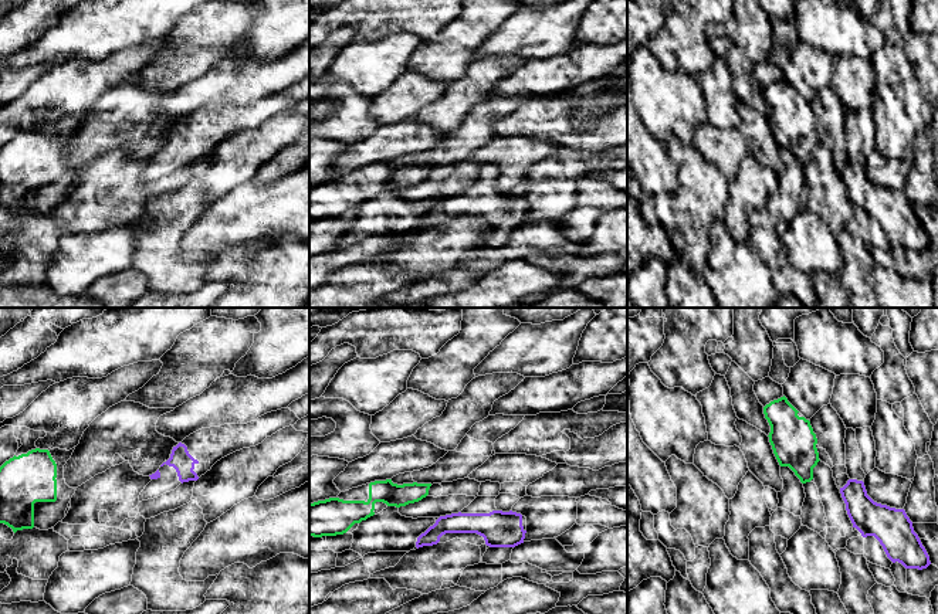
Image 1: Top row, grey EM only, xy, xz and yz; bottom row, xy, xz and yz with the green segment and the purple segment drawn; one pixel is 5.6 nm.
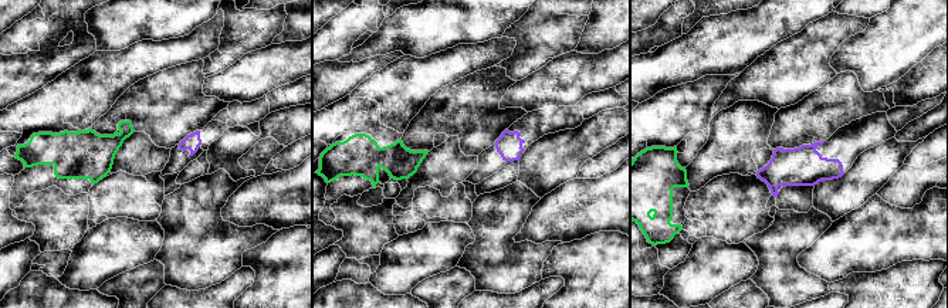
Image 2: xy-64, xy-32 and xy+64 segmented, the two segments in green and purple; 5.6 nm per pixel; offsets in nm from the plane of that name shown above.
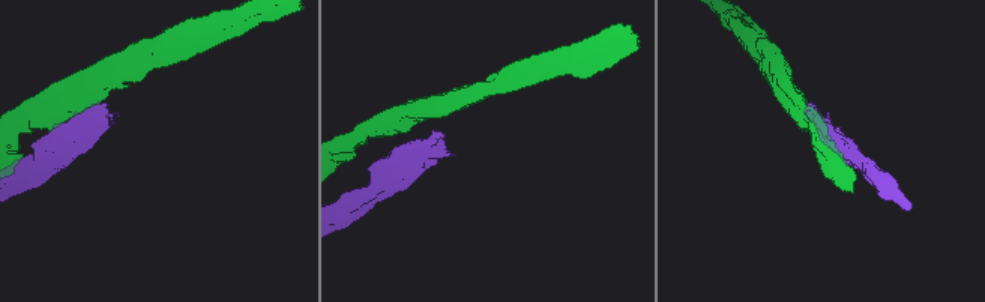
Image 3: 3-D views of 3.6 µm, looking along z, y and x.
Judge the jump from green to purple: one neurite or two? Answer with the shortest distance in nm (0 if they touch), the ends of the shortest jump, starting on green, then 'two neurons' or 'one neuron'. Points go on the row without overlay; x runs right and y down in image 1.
140 nm apart; from green across xz (425, 179), (440, 199); two neurons

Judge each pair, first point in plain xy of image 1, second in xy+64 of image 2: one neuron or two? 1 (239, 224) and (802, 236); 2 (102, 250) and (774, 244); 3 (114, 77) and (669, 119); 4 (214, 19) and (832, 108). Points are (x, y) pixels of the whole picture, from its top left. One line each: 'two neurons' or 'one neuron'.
1: two neurons
2: two neurons
3: one neuron
4: two neurons

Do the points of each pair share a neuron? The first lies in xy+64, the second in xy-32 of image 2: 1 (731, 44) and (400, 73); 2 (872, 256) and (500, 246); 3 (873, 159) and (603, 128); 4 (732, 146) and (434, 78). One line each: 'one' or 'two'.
1: two
2: two
3: one
4: two

